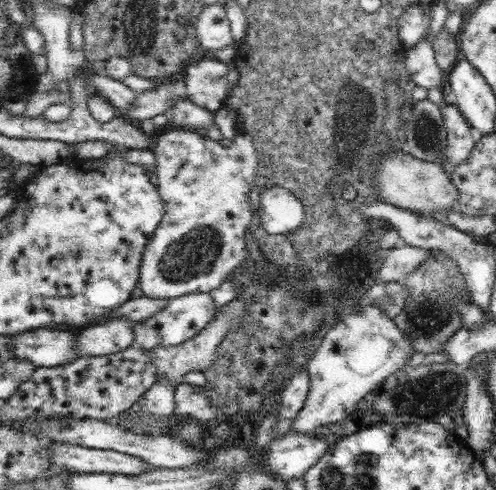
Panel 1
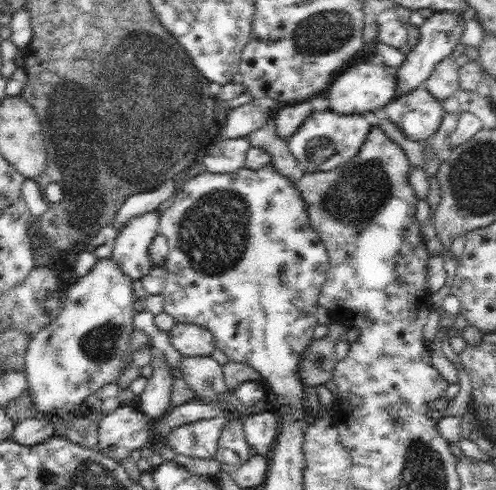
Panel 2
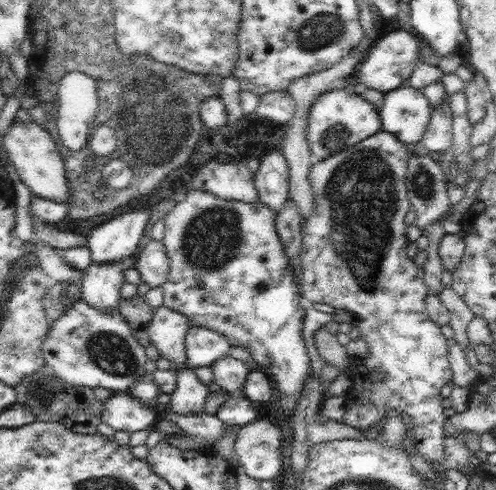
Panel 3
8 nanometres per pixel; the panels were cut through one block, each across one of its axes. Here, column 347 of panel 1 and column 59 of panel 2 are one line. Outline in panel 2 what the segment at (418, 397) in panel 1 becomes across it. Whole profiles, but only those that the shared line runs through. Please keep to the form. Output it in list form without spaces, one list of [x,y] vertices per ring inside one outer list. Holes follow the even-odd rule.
[[[91,394],[77,410],[61,418],[51,416],[49,422],[55,426],[55,436],[67,438],[69,442],[79,444],[83,448],[97,448],[97,424],[105,414],[99,410],[99,406],[101,400]]]

